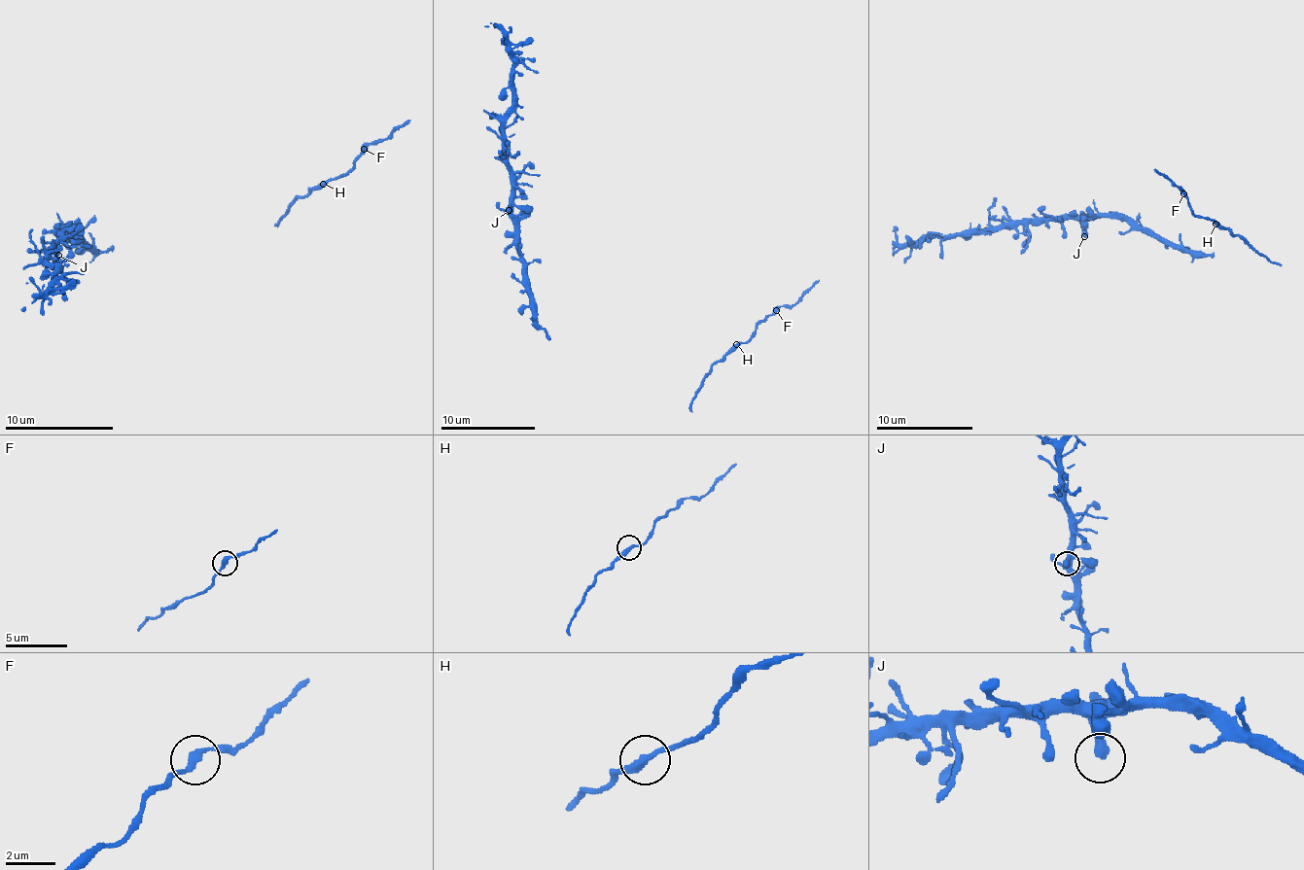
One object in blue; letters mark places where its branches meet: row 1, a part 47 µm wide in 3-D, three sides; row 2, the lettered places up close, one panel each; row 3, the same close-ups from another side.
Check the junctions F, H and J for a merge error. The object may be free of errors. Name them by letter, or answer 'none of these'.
none of these

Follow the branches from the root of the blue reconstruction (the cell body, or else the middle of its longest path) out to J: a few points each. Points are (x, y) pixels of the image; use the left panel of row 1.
J: (111, 249), (93, 252), (65, 227), (58, 239), (58, 255)

